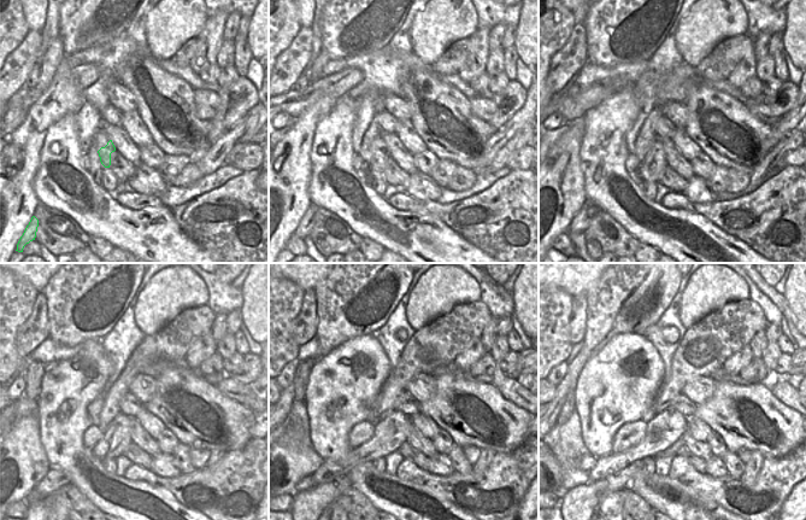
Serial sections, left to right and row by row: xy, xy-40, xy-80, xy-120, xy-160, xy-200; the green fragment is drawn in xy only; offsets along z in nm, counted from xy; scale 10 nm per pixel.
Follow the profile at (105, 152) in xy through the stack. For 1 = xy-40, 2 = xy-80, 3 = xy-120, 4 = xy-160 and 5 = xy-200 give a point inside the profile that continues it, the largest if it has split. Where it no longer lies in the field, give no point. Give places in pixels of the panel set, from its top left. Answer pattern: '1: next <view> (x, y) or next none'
1: next xy-40 (380, 153)
2: next xy-80 (652, 167)
3: next xy-120 (116, 438)
4: next xy-160 (389, 433)
5: next xy-200 (665, 428)

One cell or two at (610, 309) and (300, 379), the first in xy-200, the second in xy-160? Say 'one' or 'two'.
two

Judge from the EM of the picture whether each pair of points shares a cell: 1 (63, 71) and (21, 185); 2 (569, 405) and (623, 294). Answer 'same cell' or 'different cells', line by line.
1: same cell
2: different cells

